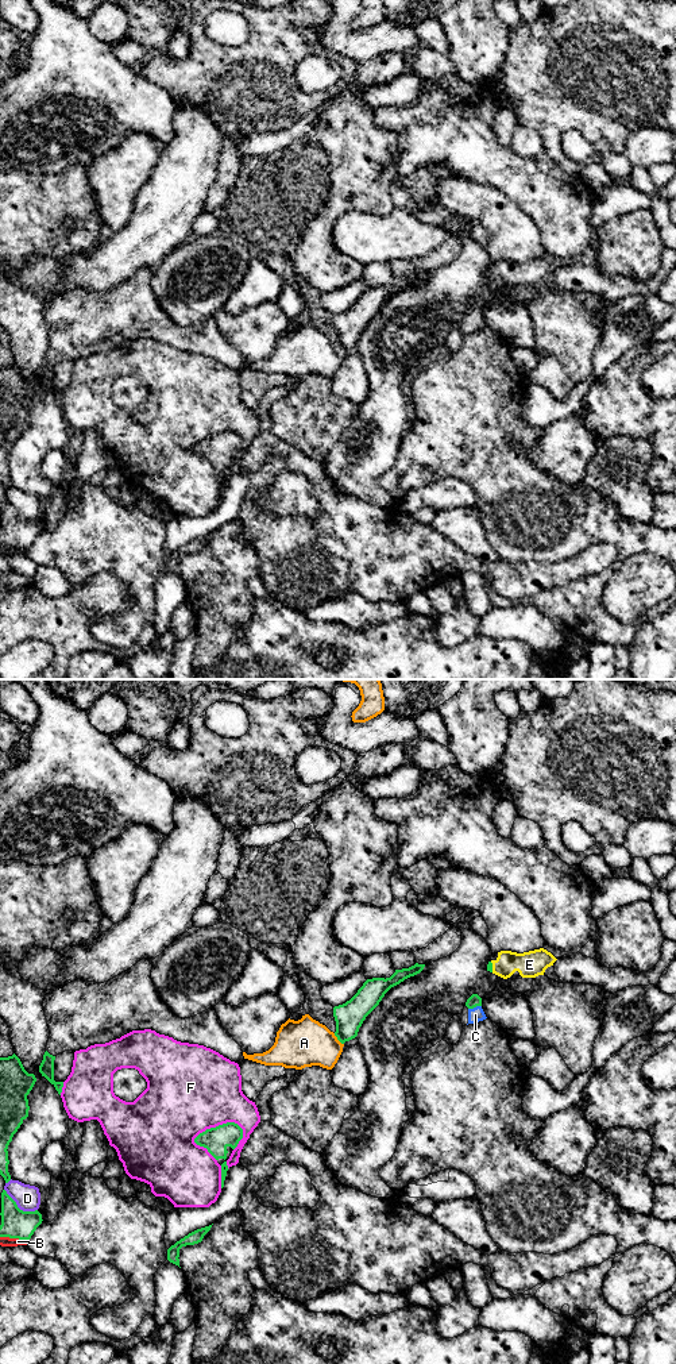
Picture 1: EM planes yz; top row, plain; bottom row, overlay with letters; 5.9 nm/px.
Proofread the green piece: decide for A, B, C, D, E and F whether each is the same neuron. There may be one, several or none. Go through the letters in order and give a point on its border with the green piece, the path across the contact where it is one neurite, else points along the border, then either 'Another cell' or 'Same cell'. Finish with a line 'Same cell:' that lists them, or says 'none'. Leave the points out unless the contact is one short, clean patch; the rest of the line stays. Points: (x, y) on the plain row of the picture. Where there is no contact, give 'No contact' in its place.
A: Touches green at yz (338, 347). Another cell
B: Touches green at yz (14, 546). Another cell
C: Touches green at yz (474, 315). Path across: yz (474, 309), (474, 315), (475, 323). Same cell
D: Touches green at yz (18, 516). Another cell
E: Touches green at yz (491, 276). Path across: yz (490, 273), (491, 276), (529, 273). Same cell
F: Touches green at yz (219, 434). Another cell
Same cell: C, E

